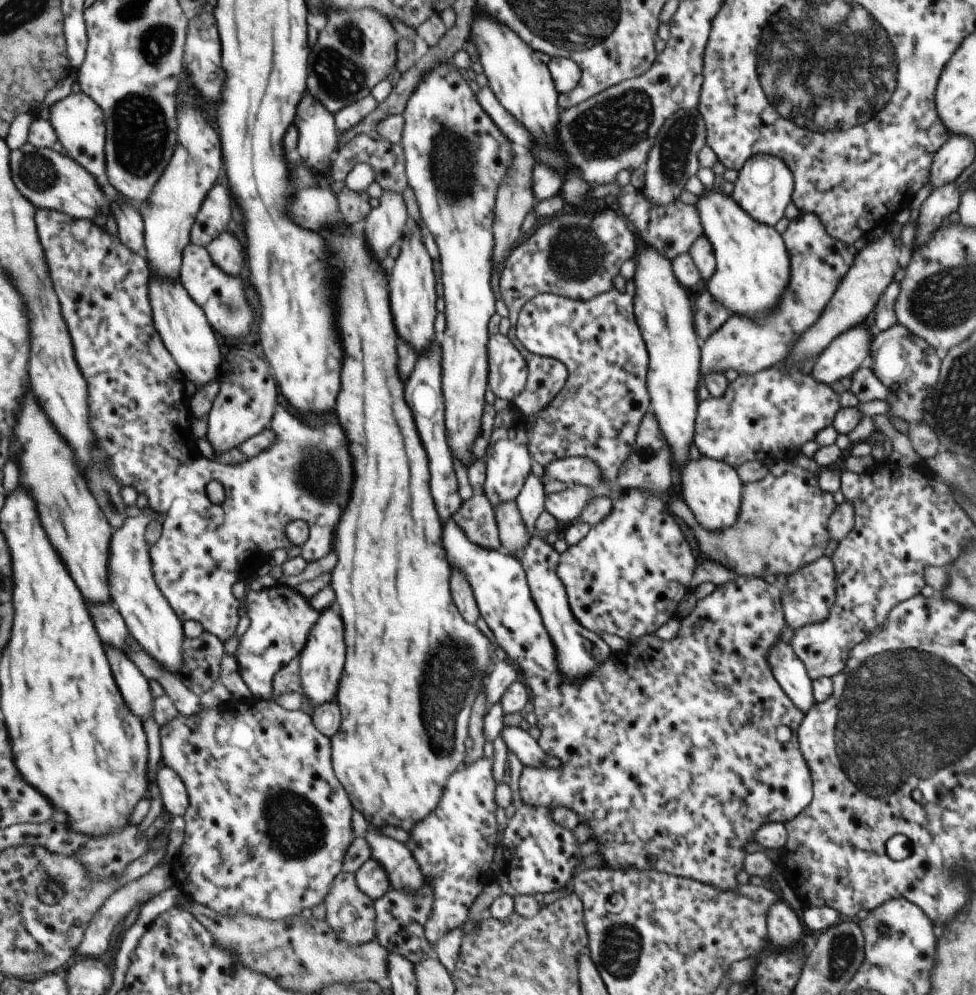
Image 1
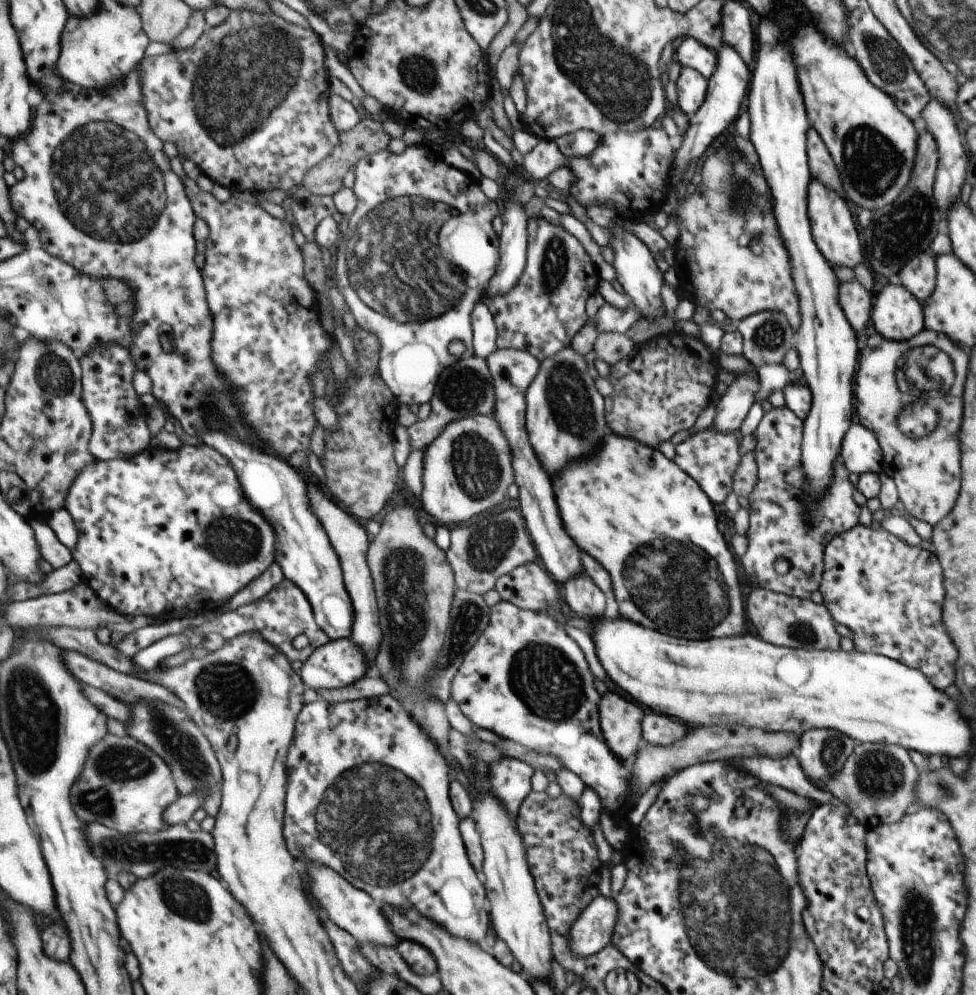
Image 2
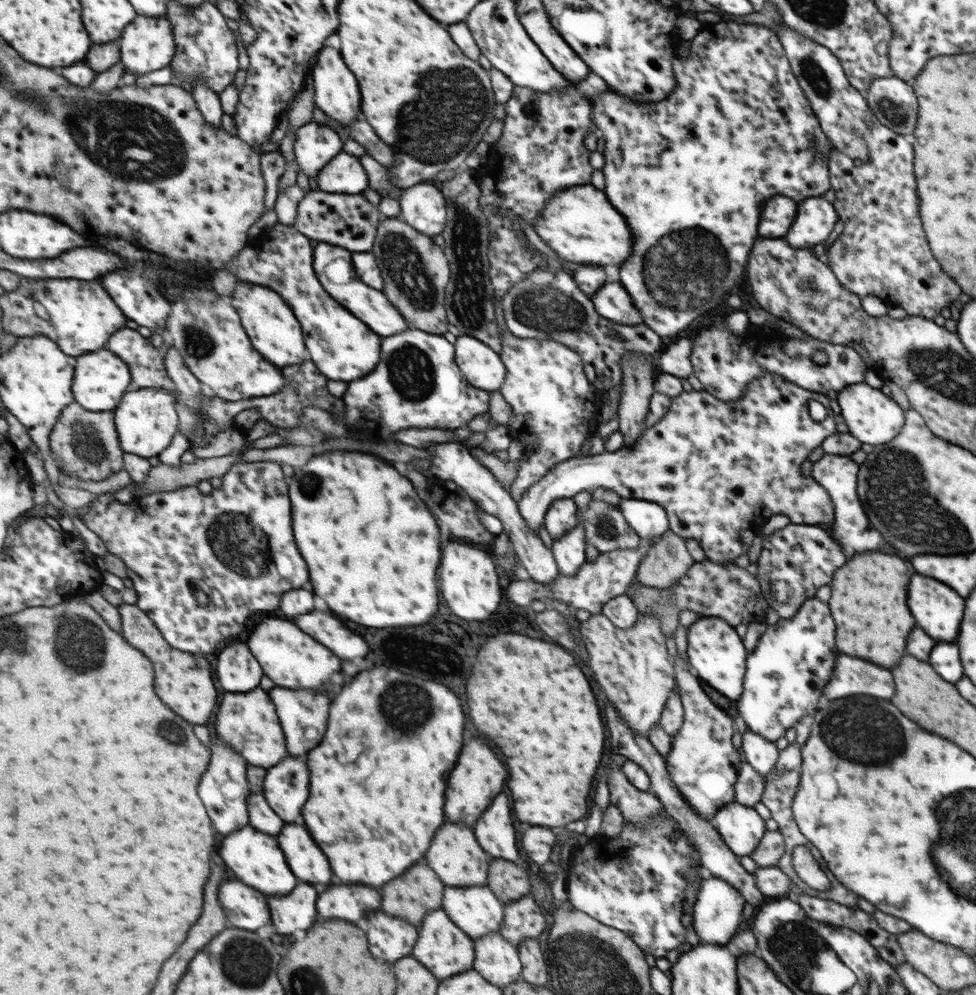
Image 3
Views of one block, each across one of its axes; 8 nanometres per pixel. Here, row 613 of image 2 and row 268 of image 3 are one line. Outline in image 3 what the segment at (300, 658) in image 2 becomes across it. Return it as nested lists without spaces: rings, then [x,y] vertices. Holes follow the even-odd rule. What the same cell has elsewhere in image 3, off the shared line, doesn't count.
[[[279,222],[273,228],[259,232],[253,242],[225,266],[225,270],[233,272],[245,284],[275,290],[287,306],[293,308],[305,328],[305,342],[313,362],[327,378],[341,382],[361,378],[371,372],[379,360],[379,336],[373,334],[373,330],[369,330],[367,324],[353,316],[345,306],[341,306],[341,302],[329,296],[325,286],[321,286],[321,278],[317,278],[313,258],[315,248],[309,236],[305,236],[297,226]]]

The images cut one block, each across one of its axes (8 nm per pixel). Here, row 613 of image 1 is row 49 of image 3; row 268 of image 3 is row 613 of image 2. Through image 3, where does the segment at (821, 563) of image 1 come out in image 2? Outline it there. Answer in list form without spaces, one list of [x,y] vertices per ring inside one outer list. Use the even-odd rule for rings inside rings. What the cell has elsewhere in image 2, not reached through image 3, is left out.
[[[853,526],[853,530],[847,530],[845,534],[837,534],[837,538],[833,538],[833,542],[829,542],[829,546],[825,546],[825,576],[821,578],[821,598],[823,598],[823,606],[829,610],[829,614],[833,614],[833,620],[841,626],[845,626],[851,634],[853,634],[853,650],[855,652],[861,652],[861,654],[881,654],[889,660],[895,660],[899,664],[905,664],[907,668],[913,668],[921,674],[925,674],[925,678],[931,682],[933,688],[937,690],[945,690],[951,682],[953,682],[953,676],[955,676],[955,660],[957,660],[957,650],[951,642],[951,638],[947,636],[945,628],[943,628],[943,622],[941,622],[941,602],[945,598],[945,592],[943,592],[943,576],[941,576],[941,568],[939,568],[939,560],[935,554],[927,552],[927,550],[921,550],[919,546],[909,546],[905,544],[903,540],[895,538],[893,534],[885,532],[885,530],[871,530],[867,526]]]

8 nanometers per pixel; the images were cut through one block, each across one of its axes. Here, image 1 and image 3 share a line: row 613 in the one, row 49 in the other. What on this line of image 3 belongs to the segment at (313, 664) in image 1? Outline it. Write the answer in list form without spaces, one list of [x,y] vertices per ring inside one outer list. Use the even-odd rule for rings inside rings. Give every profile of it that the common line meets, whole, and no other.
[[[323,48],[319,54],[319,64],[311,70],[313,86],[315,86],[315,98],[313,104],[331,120],[337,122],[339,126],[349,126],[353,124],[357,114],[359,114],[359,90],[355,76],[345,68],[343,56],[335,48]]]

